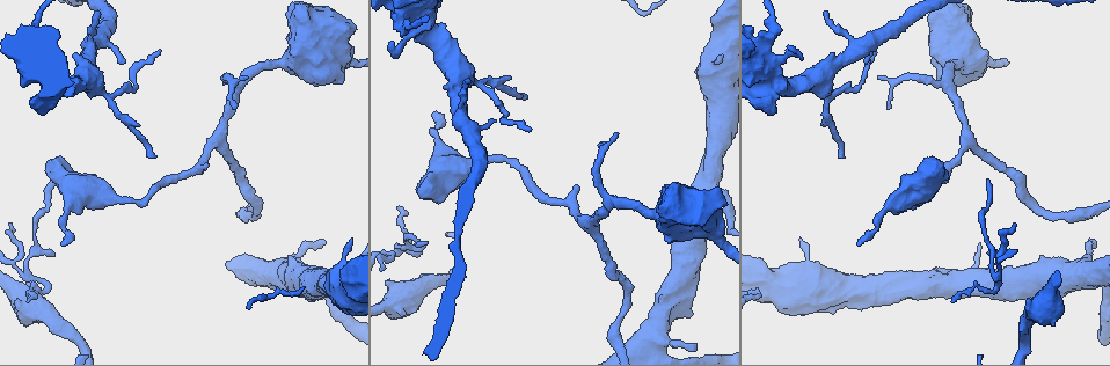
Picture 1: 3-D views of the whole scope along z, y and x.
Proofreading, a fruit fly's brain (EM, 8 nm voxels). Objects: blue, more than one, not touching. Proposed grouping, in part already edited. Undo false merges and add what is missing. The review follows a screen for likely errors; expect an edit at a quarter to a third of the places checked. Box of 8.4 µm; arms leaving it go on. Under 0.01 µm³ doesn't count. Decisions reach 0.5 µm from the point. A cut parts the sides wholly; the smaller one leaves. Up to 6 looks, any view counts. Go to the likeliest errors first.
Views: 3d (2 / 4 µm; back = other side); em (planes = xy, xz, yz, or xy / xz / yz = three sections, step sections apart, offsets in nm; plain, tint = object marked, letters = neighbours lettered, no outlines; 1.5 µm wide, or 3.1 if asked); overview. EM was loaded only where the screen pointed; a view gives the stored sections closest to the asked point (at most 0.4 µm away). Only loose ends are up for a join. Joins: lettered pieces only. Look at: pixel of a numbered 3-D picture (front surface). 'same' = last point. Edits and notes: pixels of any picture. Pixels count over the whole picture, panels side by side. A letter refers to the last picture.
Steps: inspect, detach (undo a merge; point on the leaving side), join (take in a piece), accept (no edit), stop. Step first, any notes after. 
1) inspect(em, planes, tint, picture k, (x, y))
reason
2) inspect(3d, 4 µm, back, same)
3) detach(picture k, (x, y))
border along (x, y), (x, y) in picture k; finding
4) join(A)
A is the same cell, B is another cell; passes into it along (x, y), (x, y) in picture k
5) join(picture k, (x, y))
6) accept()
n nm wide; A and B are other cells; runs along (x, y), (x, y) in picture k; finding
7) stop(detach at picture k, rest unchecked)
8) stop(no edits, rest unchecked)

inspect(3d, 2 µm, picture 1, (687, 318))
stops while still wide

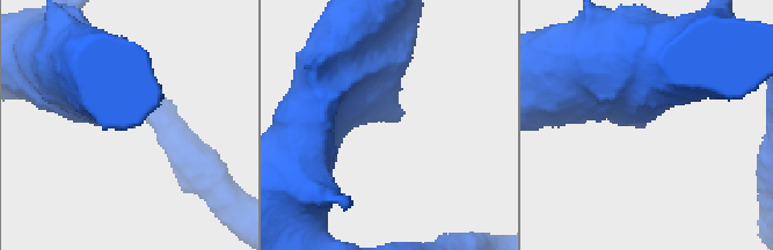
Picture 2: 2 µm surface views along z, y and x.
inspect(em, planes, plain, picture 2, (384, 120))

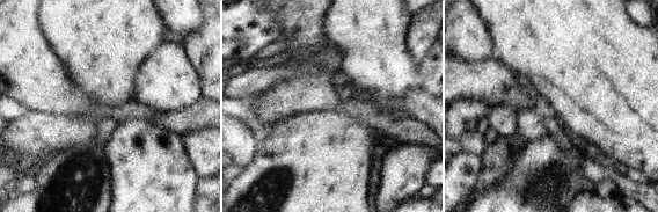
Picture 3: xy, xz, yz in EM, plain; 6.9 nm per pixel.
inspect(em, planes, letters, same)
what lies round it

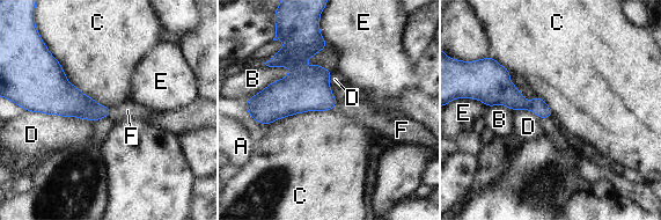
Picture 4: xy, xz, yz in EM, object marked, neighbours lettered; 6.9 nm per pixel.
join(F)
F is the same cell, A, B, C, D and E are other cells; passes into it along (75, 103), (110, 112), (127, 110) in picture 4; it goes on there

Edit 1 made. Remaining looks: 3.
inspect(overview)
redraw

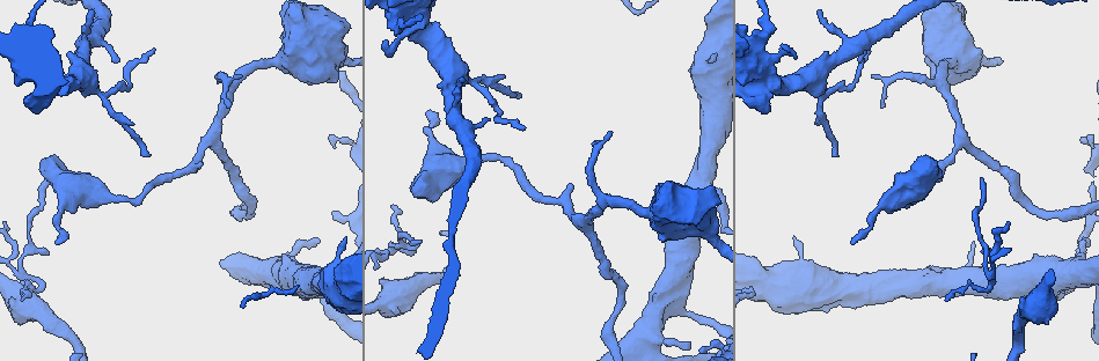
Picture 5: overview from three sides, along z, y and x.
inspect(em, planes, letters, picture 5, (605, 200))
three-way junction

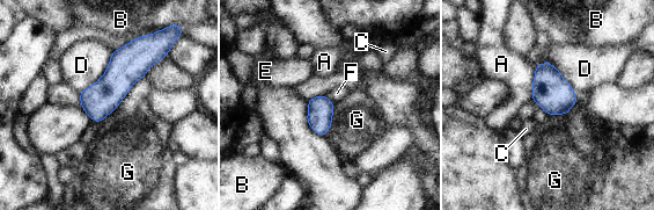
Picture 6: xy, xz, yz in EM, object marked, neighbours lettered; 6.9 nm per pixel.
accept()
D touches over 380 nm; A, B, C, D, E, F and G are other cells; runs along (155, 40), (97, 102), (96, 118) in picture 6; one neuron here

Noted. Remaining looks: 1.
stop(join at picture 4, rest unchecked)

